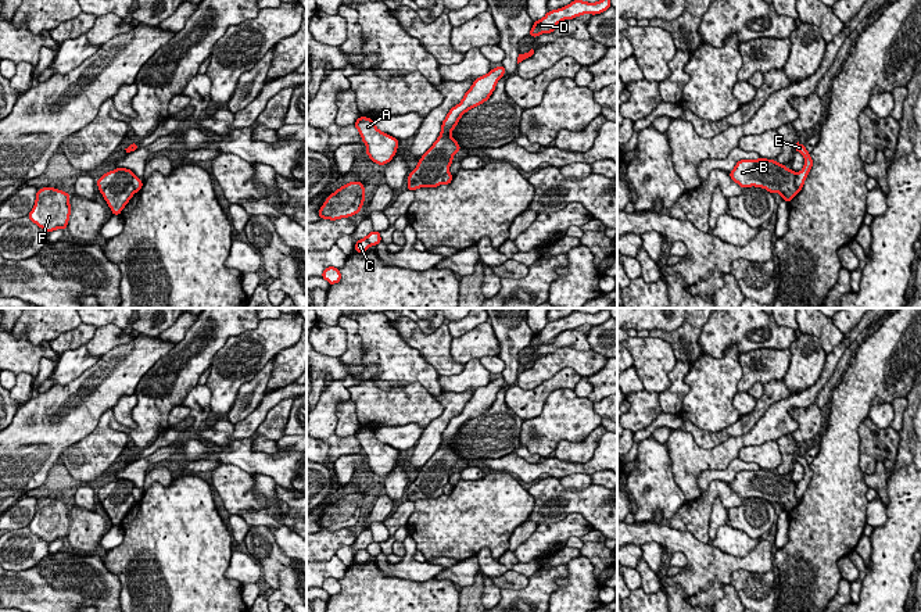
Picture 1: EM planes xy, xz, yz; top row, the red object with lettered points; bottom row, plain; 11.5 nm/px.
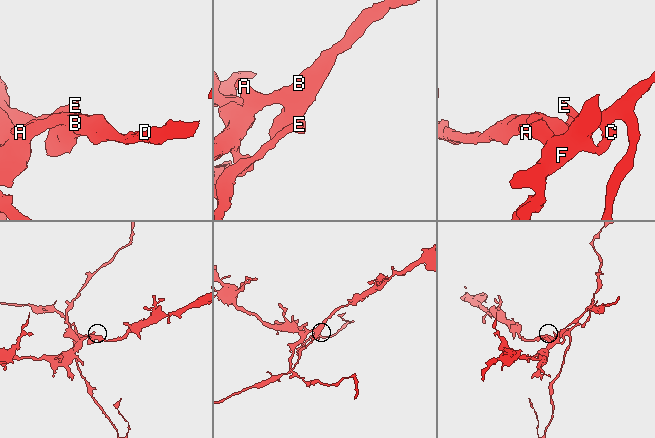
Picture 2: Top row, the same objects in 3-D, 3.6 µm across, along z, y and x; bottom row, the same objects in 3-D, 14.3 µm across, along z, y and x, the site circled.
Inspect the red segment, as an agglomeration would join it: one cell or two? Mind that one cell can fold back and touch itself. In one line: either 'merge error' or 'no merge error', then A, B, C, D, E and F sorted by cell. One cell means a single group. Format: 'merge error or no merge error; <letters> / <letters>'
merge error; A B C D F / E

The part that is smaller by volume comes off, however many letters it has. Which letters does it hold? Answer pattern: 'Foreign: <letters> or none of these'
Foreign: E

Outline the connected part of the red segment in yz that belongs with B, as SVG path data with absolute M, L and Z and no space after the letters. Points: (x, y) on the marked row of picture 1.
M741 160L730 172L741 187L763 187L770 193L780 193L789 203L802 189L796 186L798 173L774 160Z

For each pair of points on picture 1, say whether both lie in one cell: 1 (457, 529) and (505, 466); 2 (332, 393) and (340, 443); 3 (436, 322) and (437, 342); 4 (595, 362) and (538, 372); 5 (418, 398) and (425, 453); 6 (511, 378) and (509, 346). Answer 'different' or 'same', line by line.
1: different
2: same
3: different
4: same
5: different
6: same

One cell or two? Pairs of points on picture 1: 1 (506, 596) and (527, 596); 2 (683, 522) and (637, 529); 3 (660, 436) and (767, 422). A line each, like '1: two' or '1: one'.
1: one
2: two
3: two

